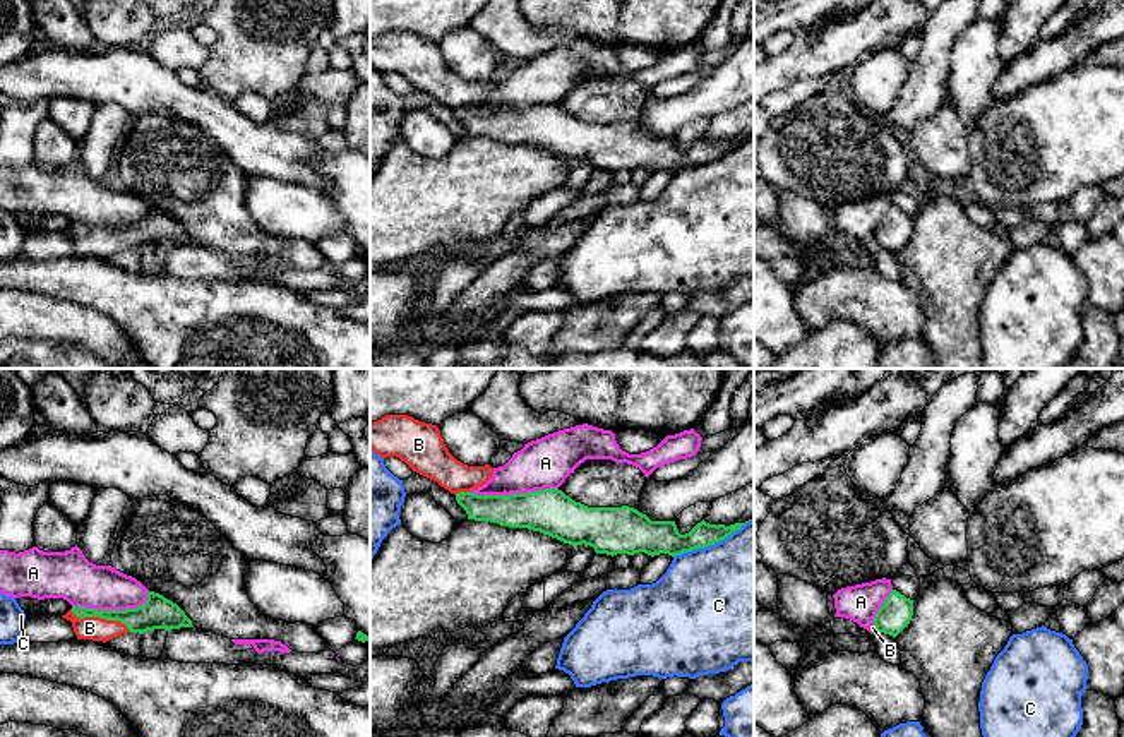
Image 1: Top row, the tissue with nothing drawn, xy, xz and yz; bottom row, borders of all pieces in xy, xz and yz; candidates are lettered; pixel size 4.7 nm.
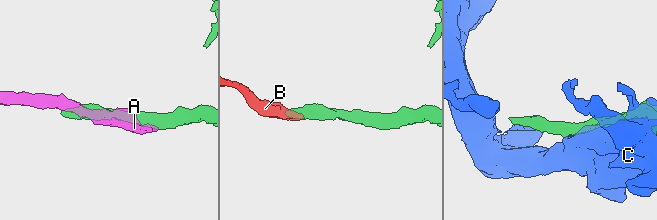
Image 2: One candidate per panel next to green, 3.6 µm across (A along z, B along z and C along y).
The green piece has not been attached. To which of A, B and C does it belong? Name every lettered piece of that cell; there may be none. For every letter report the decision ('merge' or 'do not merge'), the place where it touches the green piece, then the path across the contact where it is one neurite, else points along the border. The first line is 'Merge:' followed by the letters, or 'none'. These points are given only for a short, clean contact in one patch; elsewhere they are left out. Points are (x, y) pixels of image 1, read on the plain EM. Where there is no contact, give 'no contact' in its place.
Merge: B
A: do not merge; meets green in xz at (514, 110)
B: merge; meets green in xy at (100, 232); runs through xy (153, 230), (143, 235), (100, 232), (89, 244)
C: do not merge; meets green in xz at (713, 160)

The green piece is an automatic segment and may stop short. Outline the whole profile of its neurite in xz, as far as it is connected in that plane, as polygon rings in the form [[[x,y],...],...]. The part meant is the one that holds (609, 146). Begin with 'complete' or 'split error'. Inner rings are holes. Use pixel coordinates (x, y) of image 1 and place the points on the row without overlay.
split error; [[[386,31],[370,39],[370,65],[380,74],[396,72],[404,77],[413,87],[437,98],[440,103],[456,111],[457,120],[466,127],[468,135],[490,137],[509,144],[528,144],[557,154],[569,161],[589,161],[596,170],[634,171],[644,168],[651,173],[668,170],[672,173],[696,165],[714,161],[745,139],[709,141],[704,135],[697,139],[689,149],[680,151],[675,137],[651,137],[646,130],[634,123],[588,123],[572,117],[559,105],[543,105],[528,110],[511,111],[478,111],[473,106],[485,101],[493,84],[468,82],[457,77],[444,60],[437,41],[415,36],[408,31]]]

